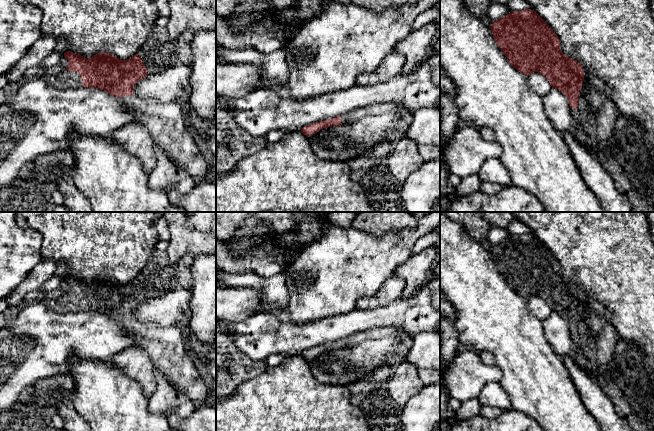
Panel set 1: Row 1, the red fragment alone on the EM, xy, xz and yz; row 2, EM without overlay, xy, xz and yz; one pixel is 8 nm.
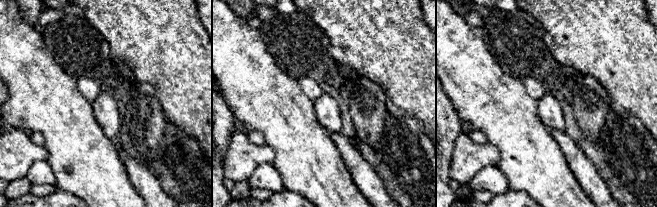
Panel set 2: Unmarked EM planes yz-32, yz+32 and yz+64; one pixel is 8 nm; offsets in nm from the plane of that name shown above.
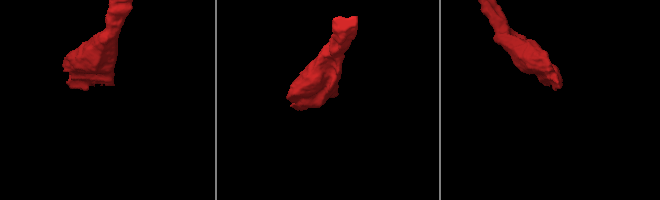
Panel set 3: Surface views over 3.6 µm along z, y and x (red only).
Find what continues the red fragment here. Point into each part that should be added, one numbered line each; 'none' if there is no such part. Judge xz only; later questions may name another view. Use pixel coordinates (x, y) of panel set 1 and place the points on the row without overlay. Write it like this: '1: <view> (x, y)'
1: xz (350, 341)

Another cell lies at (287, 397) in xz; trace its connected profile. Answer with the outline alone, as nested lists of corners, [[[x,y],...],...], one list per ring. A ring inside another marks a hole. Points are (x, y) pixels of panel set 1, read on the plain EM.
[[[301,355],[288,356],[279,365],[267,367],[260,376],[238,385],[231,395],[216,398],[216,431],[372,431],[352,398],[347,386],[319,383]]]

